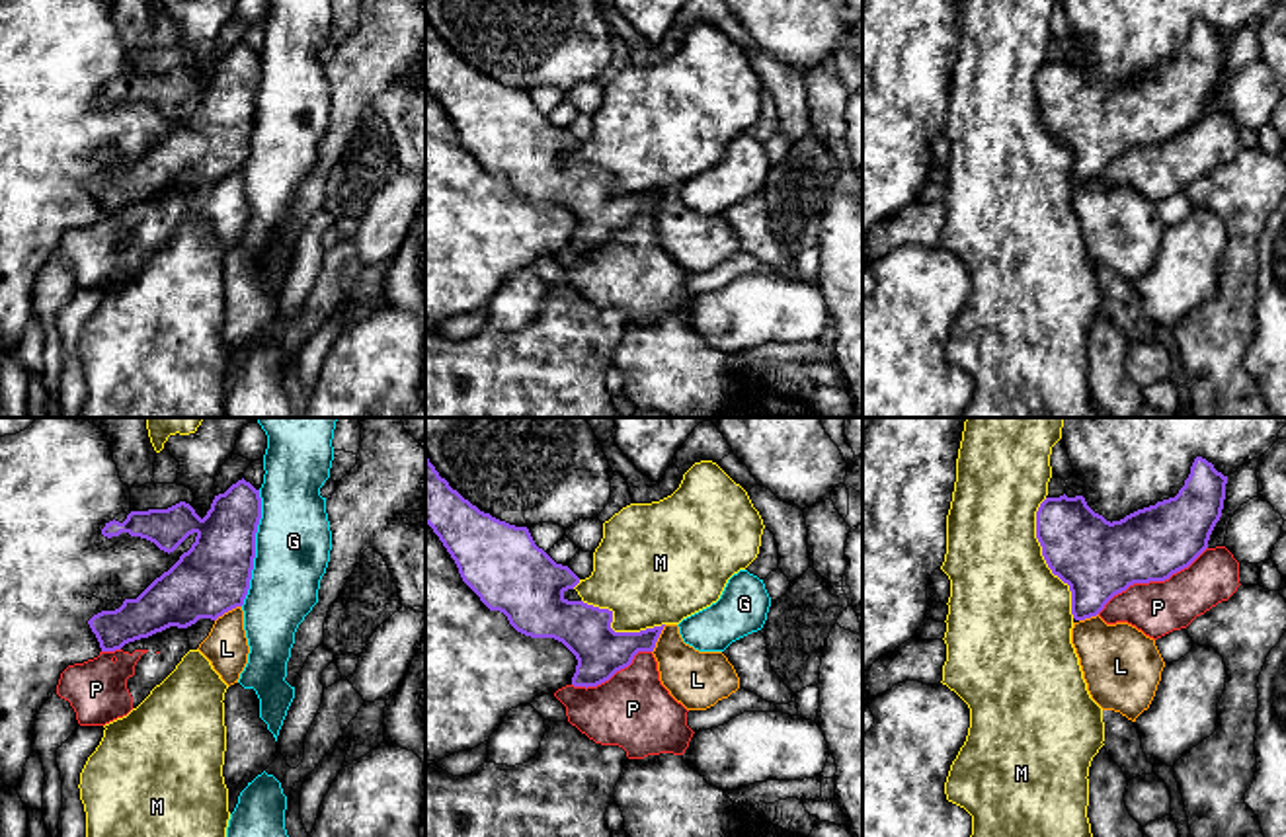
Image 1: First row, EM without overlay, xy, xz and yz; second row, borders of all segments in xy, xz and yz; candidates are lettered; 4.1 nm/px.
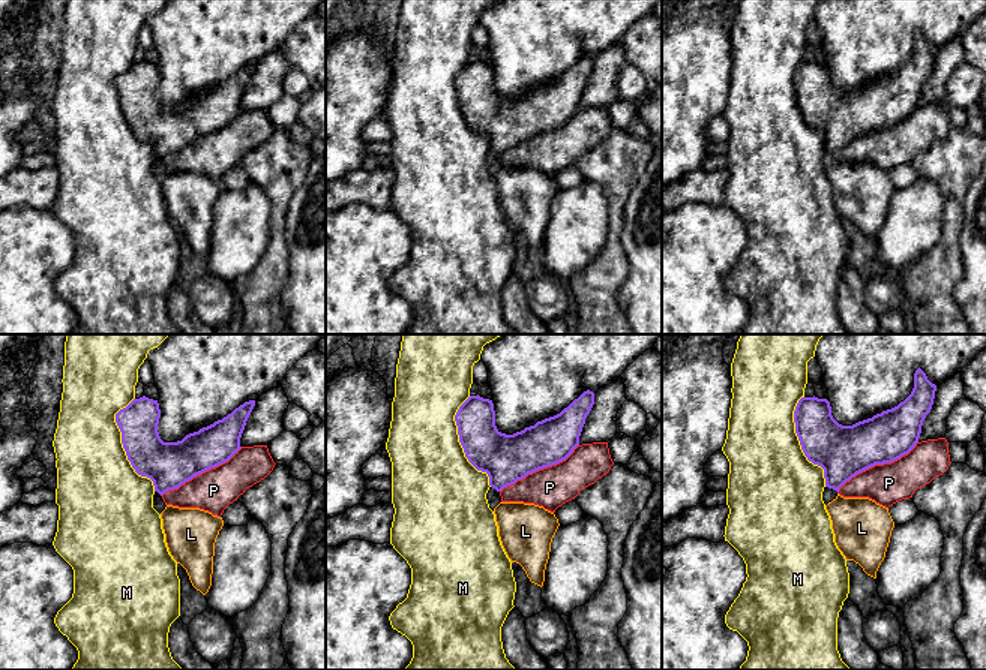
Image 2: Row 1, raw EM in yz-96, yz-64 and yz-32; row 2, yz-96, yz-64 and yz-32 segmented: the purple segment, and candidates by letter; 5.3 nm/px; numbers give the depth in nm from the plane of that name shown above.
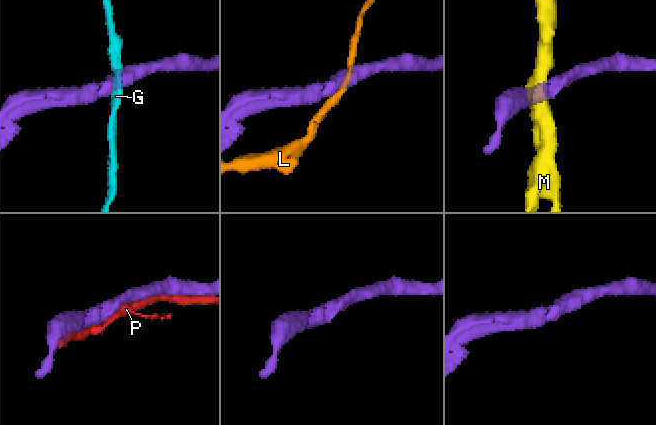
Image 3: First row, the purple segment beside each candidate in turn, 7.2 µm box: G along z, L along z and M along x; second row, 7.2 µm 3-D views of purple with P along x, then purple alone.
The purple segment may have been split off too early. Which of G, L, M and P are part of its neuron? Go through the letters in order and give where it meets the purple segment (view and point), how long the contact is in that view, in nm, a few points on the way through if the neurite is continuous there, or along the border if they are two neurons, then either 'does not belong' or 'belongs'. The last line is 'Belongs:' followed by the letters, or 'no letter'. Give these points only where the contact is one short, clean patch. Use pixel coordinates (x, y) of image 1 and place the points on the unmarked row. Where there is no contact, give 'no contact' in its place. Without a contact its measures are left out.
G: meets purple in xy at (254, 112); contact 480 nm long; does not belong
L: meets purple in xz at (658, 199); contact 130 nm long; does not belong
M: meets purple in yz at (1044, 121); contact 500 nm long; does not belong
P: meets purple in yz at (1152, 143); contact 550 nm long; belongs
Belongs: P

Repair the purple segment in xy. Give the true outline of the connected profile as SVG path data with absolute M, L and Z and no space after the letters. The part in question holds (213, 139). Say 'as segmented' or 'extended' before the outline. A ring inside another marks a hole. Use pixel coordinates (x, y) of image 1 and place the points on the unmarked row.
as segmented | M242 41L215 59L203 82L189 66L180 64L168 72L131 74L123 86L105 86L103 100L129 96L168 117L189 98L197 100L137 162L125 162L119 172L101 174L88 183L101 215L121 213L170 189L217 183L242 170L252 142L260 82L260 53Z

